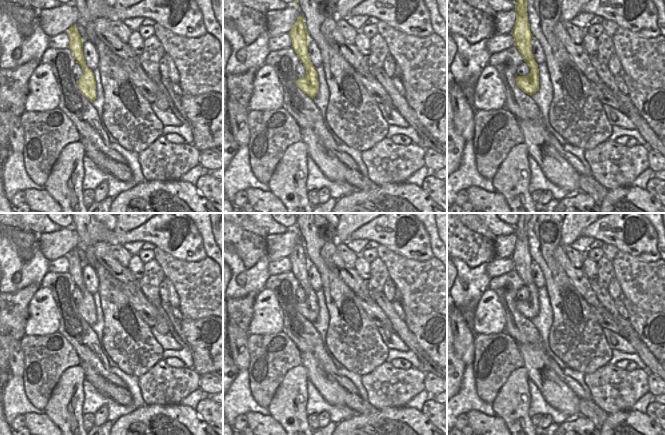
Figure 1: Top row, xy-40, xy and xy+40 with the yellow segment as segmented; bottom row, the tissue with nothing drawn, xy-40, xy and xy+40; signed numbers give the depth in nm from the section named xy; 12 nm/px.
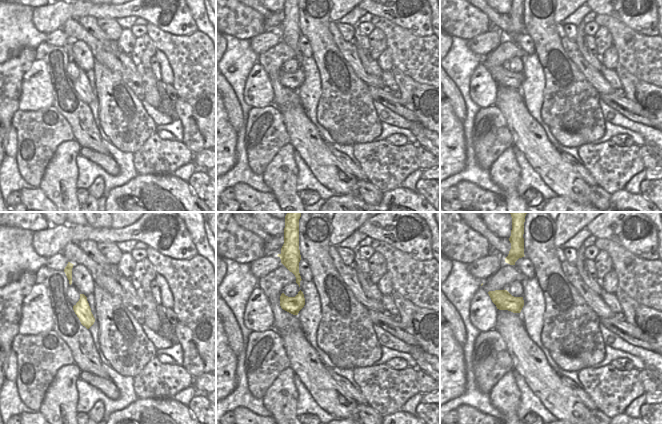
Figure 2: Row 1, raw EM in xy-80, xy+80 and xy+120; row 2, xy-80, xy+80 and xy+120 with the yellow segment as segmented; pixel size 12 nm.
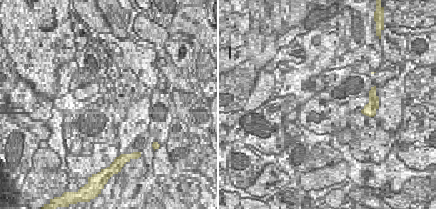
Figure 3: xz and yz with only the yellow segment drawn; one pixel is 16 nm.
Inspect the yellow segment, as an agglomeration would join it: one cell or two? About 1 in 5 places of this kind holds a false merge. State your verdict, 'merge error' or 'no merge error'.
no merge error

